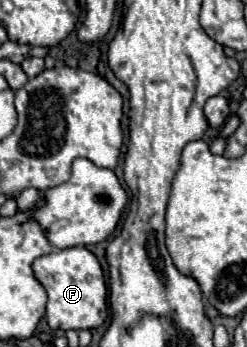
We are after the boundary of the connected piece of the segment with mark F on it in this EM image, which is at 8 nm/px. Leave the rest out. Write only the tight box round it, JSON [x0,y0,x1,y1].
[33,246,107,330]

